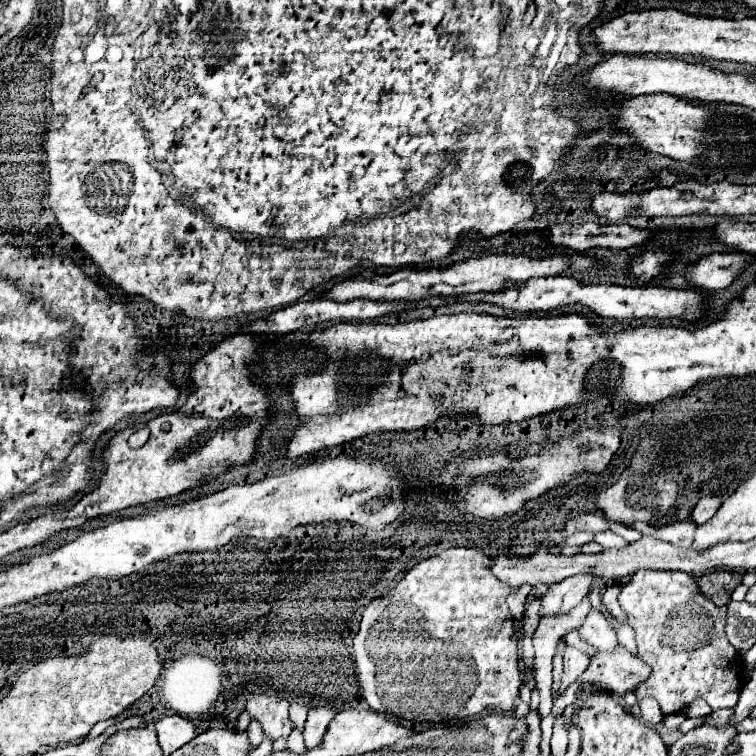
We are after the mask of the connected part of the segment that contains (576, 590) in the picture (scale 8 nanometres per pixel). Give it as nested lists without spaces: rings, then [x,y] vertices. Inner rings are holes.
[[[583,571],[583,573],[577,573],[573,577],[559,581],[557,585],[551,585],[551,591],[541,599],[543,601],[541,615],[565,613],[571,607],[579,605],[587,597],[583,593],[589,593],[593,579],[595,579],[595,575],[591,571]]]

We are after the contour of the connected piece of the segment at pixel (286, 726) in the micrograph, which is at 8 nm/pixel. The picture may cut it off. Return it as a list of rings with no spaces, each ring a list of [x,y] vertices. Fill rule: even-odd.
[[[255,694],[247,701],[245,709],[261,723],[265,737],[275,741],[291,733],[289,706],[289,701],[281,699],[277,694]]]

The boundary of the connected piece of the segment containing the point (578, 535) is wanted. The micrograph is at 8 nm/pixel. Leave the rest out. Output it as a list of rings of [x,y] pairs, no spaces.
[[[575,532],[573,535],[566,538],[563,547],[567,546],[579,546],[585,543],[592,542],[594,540],[594,534],[590,532]]]

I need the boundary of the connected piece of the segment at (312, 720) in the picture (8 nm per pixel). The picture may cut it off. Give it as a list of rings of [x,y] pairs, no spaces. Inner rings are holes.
[[[311,707],[309,709],[309,717],[305,721],[305,729],[303,729],[303,737],[305,737],[305,745],[307,747],[315,747],[321,743],[321,737],[329,725],[329,721],[337,715],[335,707]]]

